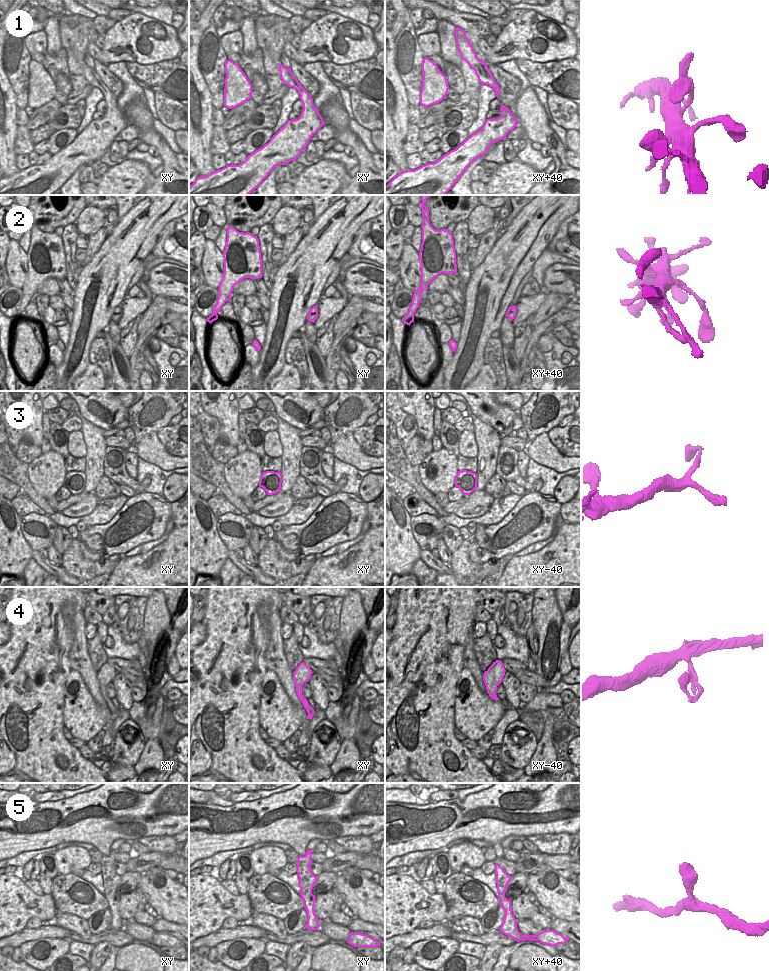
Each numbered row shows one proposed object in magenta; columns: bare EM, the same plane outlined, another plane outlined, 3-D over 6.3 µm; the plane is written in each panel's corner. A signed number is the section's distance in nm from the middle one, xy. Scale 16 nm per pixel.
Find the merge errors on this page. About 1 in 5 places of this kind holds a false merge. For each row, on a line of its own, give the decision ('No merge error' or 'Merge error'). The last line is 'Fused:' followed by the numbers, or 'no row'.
1: No merge error
2: No merge error
3: No merge error
4: No merge error
5: No merge error
Fused: no row

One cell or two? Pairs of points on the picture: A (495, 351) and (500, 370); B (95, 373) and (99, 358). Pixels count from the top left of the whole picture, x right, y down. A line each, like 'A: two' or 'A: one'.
A: one
B: two

